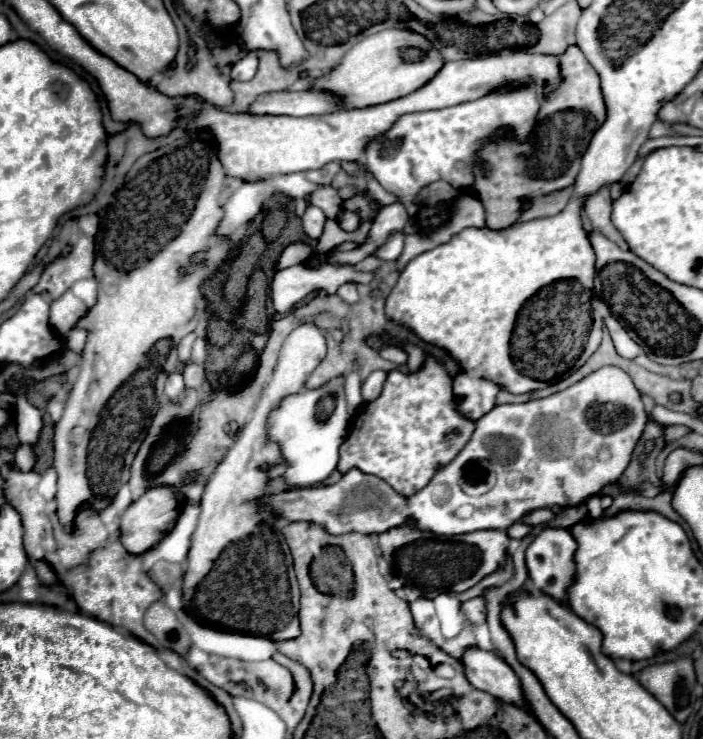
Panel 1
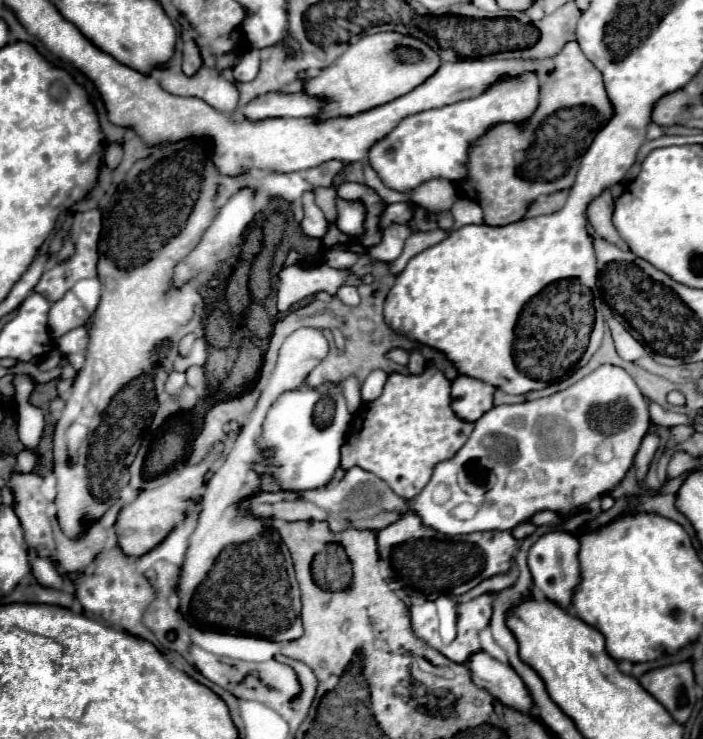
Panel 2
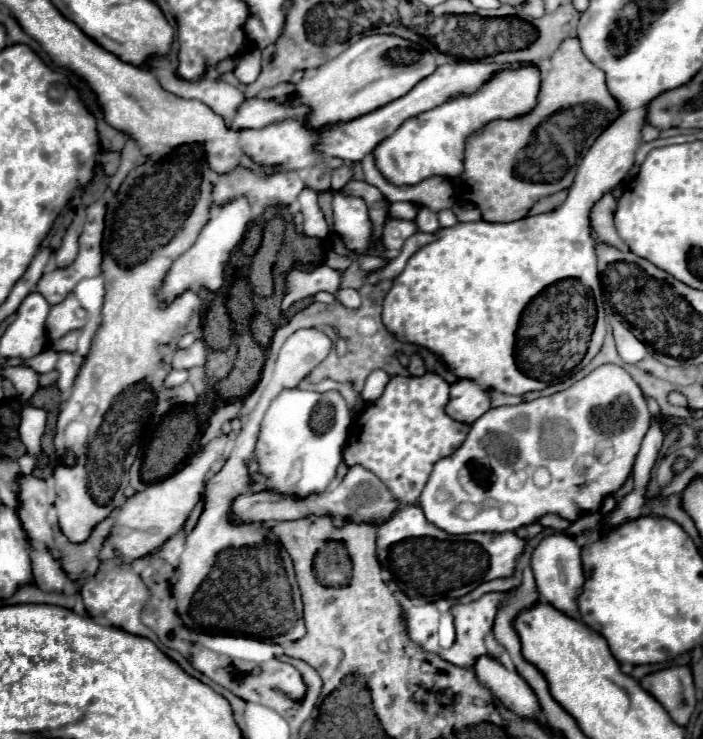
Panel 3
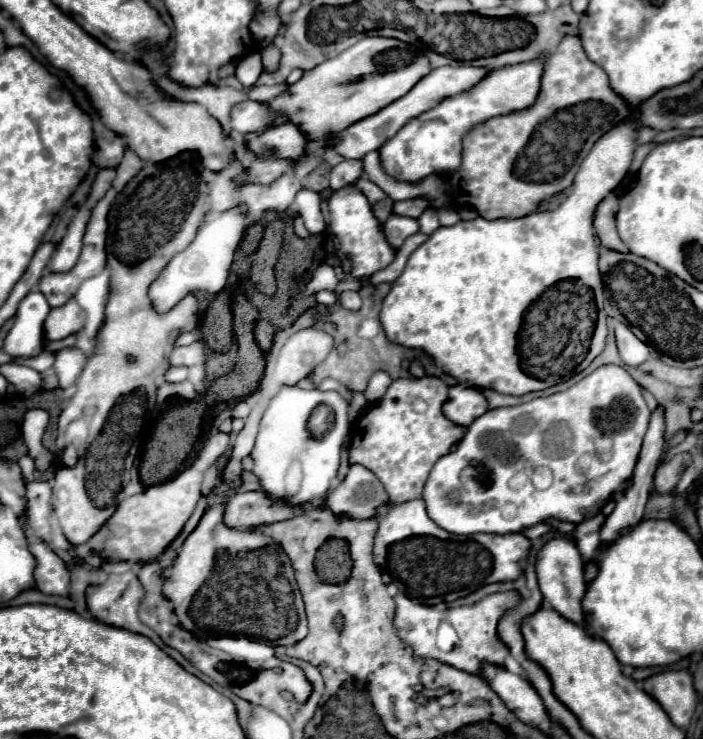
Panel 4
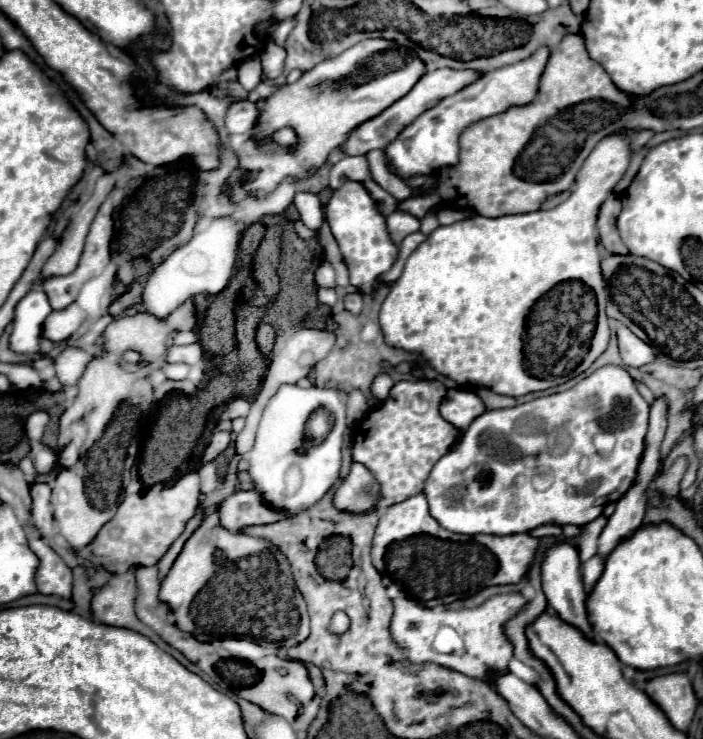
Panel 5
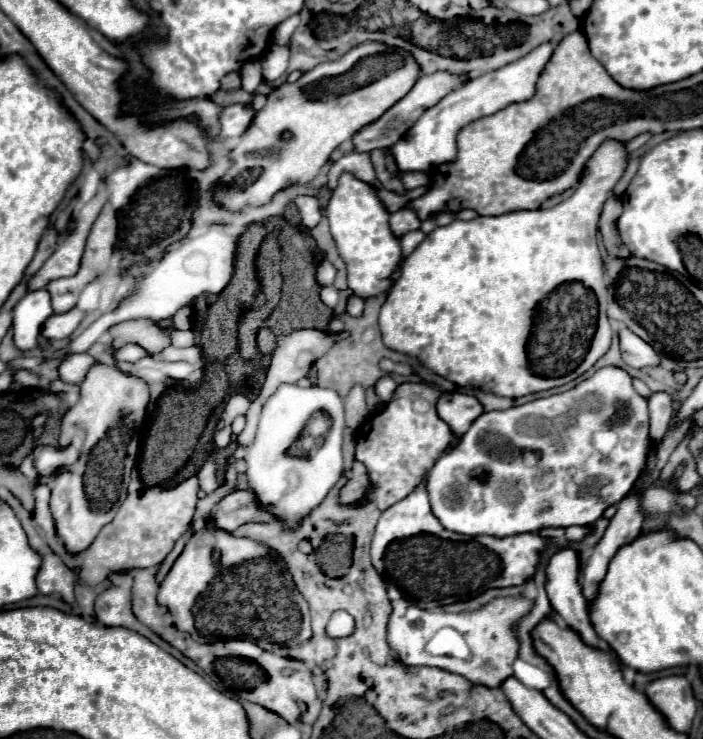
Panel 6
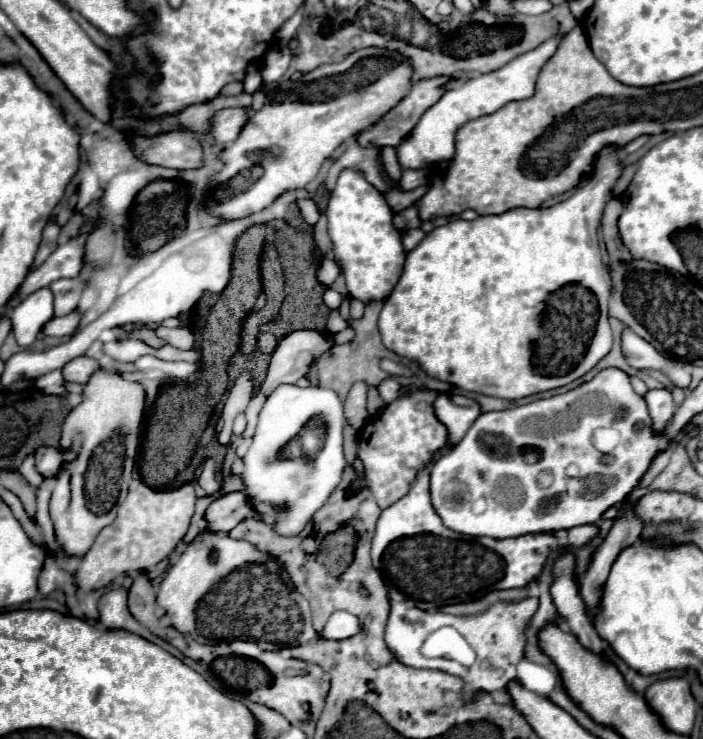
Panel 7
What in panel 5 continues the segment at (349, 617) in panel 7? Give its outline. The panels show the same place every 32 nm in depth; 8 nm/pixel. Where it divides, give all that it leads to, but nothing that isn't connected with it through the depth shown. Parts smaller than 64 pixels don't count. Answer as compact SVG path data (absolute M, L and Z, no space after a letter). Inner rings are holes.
M343 611L336 612L331 619L329 630L334 634L344 634L350 628L350 620Z

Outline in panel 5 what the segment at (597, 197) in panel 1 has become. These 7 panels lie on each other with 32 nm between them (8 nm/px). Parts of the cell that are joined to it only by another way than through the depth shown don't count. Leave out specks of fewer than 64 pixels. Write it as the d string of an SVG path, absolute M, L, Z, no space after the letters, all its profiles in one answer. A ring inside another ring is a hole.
M610 194L598 214L598 232L600 232L604 248L610 254L628 254L628 248L624 246L624 242L620 240L618 230L616 230L616 218L620 212L622 212L622 204L620 204L618 196Z

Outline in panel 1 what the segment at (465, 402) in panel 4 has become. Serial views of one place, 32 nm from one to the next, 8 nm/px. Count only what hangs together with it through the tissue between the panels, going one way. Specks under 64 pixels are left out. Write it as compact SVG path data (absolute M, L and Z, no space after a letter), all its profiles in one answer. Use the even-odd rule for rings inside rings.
M460 372L454 378L454 396L456 396L456 410L462 416L468 416L470 420L478 420L482 418L486 412L490 412L496 406L496 394L498 394L498 386L482 380L482 378L474 378L470 374Z

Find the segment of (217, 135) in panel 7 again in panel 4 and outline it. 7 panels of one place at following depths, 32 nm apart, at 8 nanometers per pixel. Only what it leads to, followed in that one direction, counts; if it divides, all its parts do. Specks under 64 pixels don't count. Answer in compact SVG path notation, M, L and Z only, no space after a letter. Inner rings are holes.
M244 100L244 102L236 104L230 112L230 130L238 132L238 134L250 134L250 132L258 132L258 130L266 128L266 124L270 124L270 120L272 120L272 116L262 102Z

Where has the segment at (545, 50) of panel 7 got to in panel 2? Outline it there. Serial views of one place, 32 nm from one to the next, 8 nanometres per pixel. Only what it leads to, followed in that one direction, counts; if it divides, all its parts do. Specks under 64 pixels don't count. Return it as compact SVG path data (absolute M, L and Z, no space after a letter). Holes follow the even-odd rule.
M524 72L520 76L502 76L480 96L454 102L442 108L406 116L386 138L368 152L372 168L388 188L410 192L432 178L466 180L466 160L470 144L498 122L524 122L538 108L538 76Z

